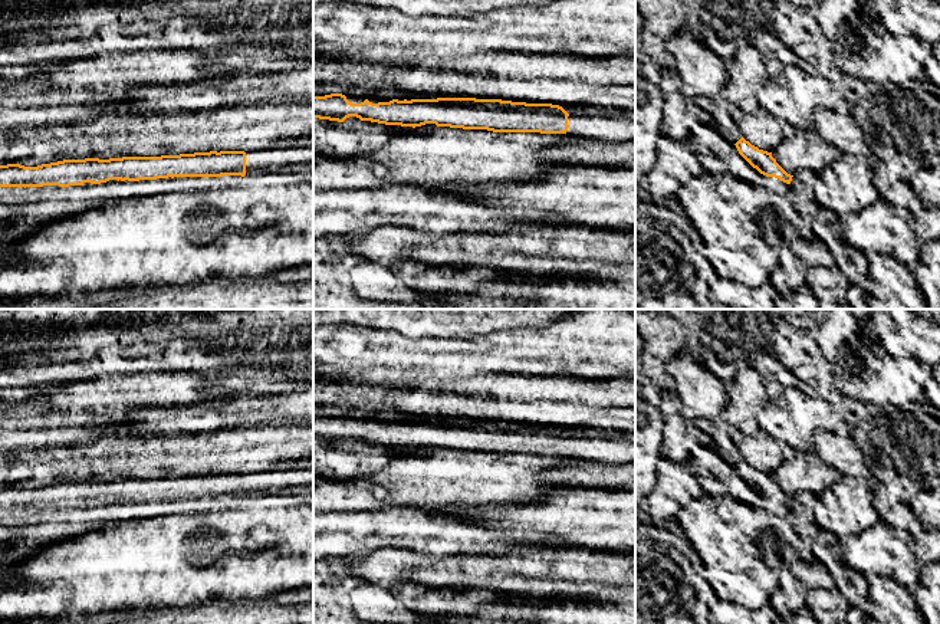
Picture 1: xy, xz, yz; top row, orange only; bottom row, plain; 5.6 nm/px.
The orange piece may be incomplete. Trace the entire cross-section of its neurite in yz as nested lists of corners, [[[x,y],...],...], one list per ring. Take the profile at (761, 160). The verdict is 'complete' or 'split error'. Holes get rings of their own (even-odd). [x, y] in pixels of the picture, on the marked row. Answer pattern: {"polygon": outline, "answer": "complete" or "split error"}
{"polygon": [[[743,137],[734,144],[739,154],[760,174],[766,177],[763,188],[776,193],[776,185],[782,183],[785,185],[785,196],[791,191],[792,177],[788,174],[772,157],[772,152],[759,150],[752,145]]], "answer": "split error"}

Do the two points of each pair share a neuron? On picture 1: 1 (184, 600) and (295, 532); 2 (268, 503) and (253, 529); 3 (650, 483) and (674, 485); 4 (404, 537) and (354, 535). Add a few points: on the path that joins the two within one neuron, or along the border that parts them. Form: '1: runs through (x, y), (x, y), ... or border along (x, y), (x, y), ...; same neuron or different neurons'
1: runs through (212, 572), (224, 560), (252, 560), (268, 552); same neuron
2: border along (296, 506), (286, 509), (242, 509); different neurons
3: border along (660, 456), (656, 463), (656, 488), (650, 493); different neurons
4: runs through (391, 537), (367, 535); same neuron

